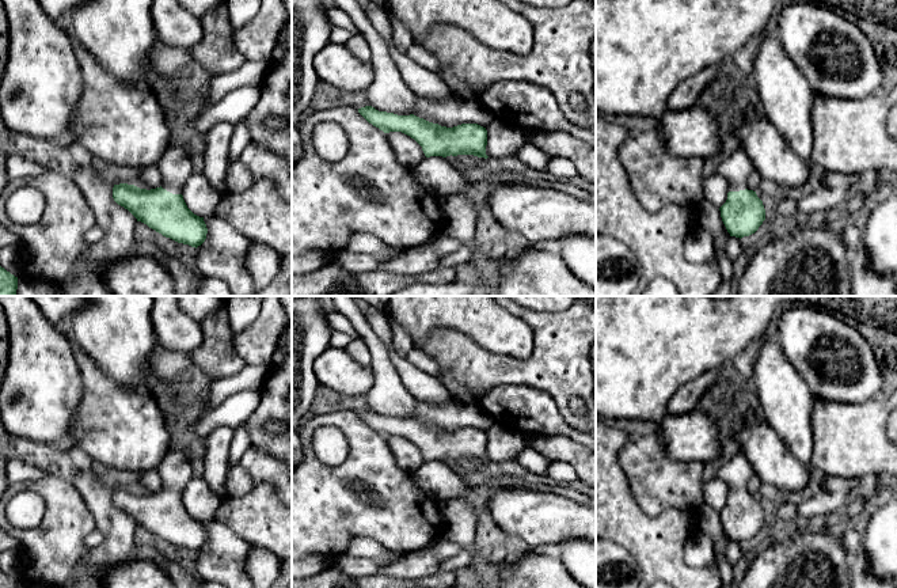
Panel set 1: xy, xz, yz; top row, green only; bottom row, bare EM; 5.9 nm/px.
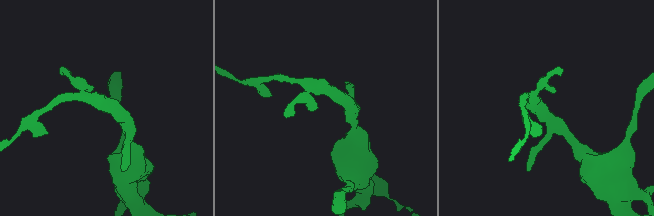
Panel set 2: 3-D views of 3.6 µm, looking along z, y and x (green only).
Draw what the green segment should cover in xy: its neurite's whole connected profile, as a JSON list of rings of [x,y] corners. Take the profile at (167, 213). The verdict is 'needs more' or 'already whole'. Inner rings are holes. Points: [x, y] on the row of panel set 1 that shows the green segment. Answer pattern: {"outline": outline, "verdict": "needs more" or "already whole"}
{"outline": [[[171,145],[156,168],[163,178],[160,187],[147,190],[128,183],[114,185],[114,201],[163,236],[197,249],[205,242],[208,228],[204,217],[194,215],[182,196],[183,185],[193,174],[187,148]]], "verdict": "needs more"}

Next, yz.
{"outline": [[[738,148],[717,168],[717,174],[729,182],[726,202],[719,208],[722,221],[730,236],[744,238],[755,234],[765,220],[763,201],[749,189],[749,175],[755,166],[749,155]]], "verdict": "needs more"}

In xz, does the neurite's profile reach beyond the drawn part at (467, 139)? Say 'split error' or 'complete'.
complete

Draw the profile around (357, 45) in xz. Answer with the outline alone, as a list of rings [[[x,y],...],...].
[[[360,33],[353,34],[343,45],[358,60],[366,60],[370,57],[370,48]]]

